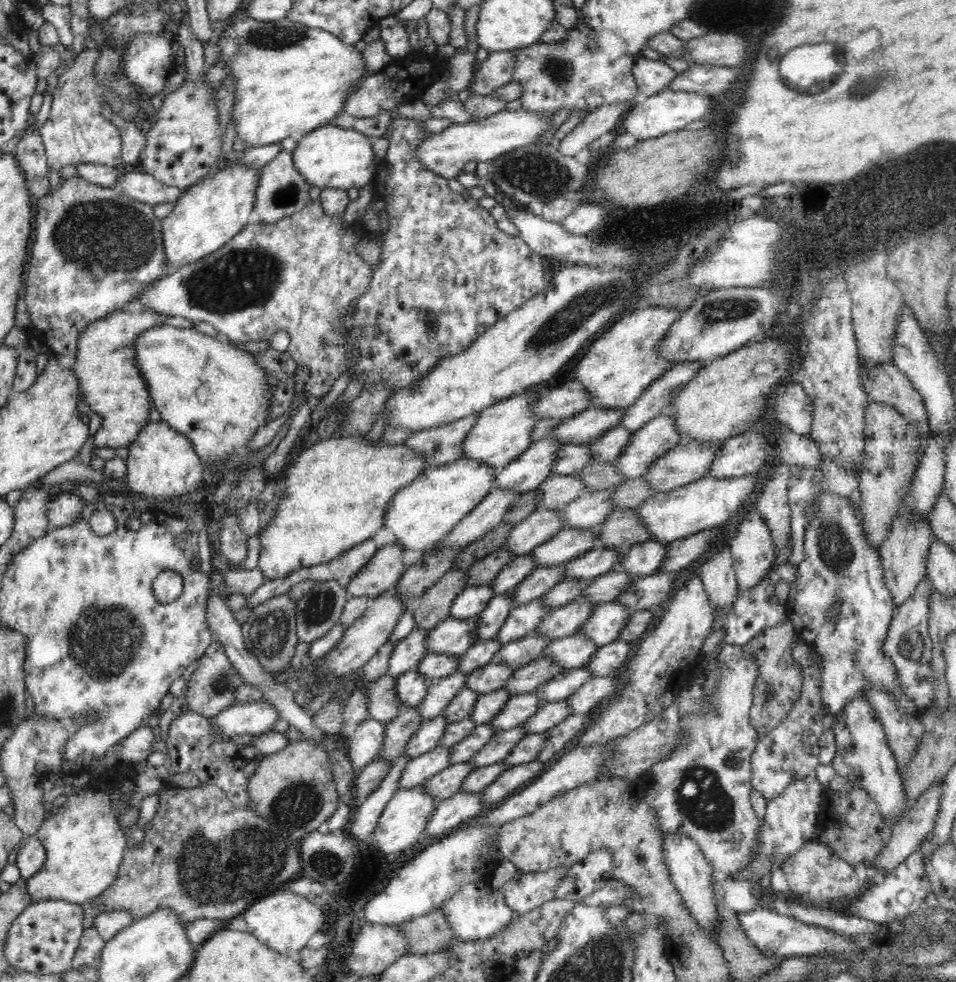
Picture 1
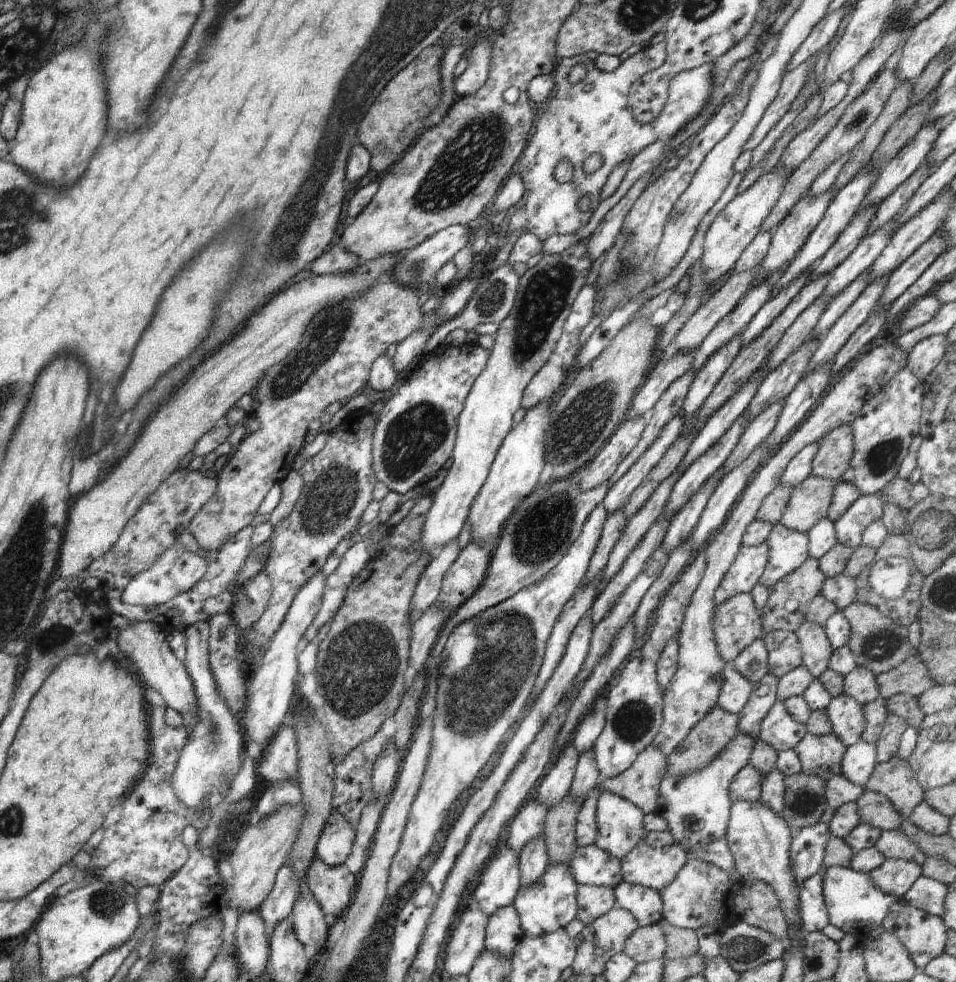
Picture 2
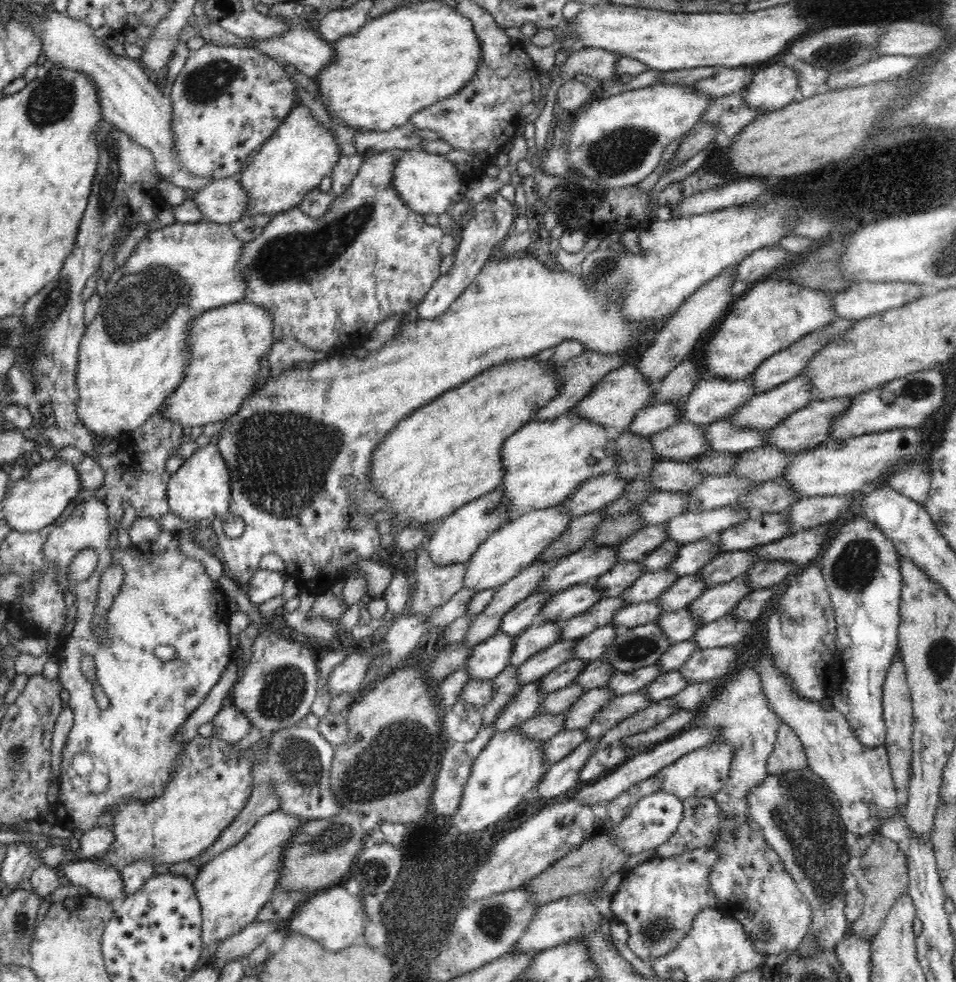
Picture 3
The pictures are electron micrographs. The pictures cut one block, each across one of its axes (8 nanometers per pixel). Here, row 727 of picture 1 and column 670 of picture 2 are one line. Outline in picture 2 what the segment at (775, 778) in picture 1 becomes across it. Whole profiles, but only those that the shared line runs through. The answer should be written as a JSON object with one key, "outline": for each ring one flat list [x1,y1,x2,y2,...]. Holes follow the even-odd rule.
{"outline":[[738,730,732,742,702,770,684,774,681,778,670,774,662,778,655,813,668,822,669,833,687,853,698,844,720,840,725,836,733,803,728,786,734,780,734,776,749,763,754,743,754,738]]}

